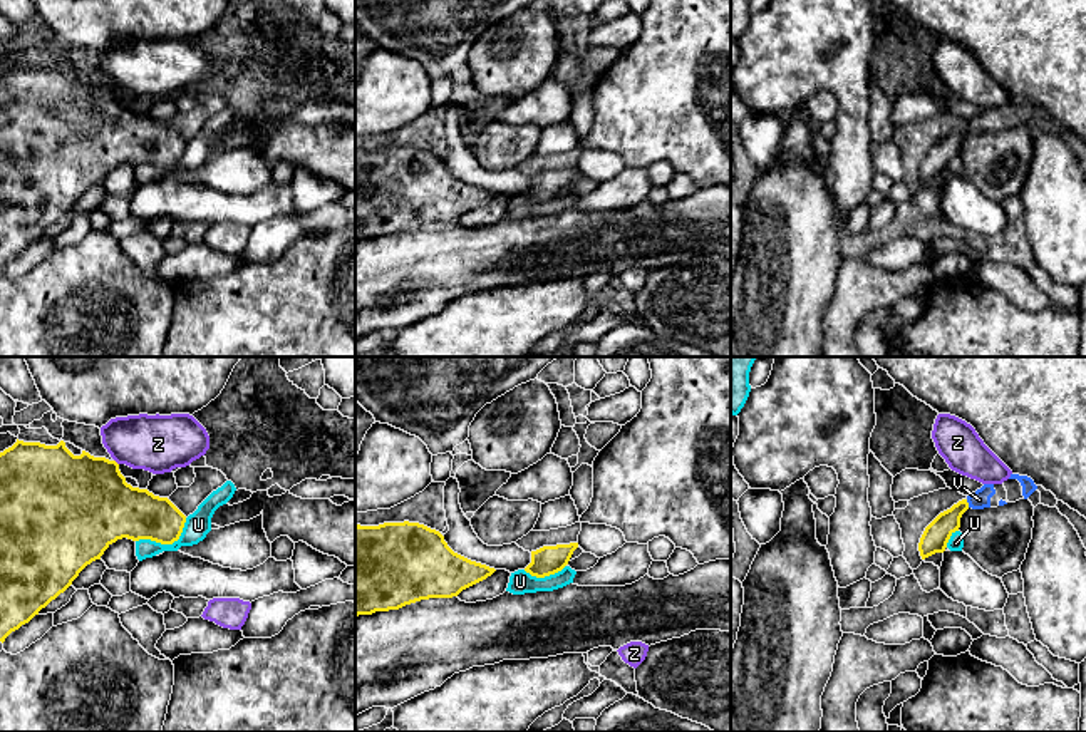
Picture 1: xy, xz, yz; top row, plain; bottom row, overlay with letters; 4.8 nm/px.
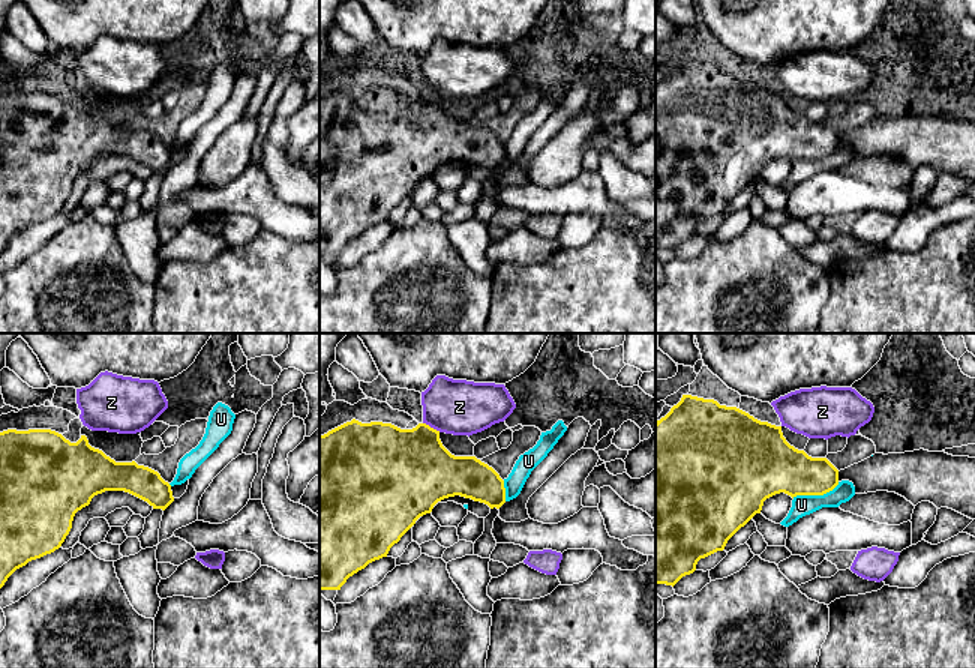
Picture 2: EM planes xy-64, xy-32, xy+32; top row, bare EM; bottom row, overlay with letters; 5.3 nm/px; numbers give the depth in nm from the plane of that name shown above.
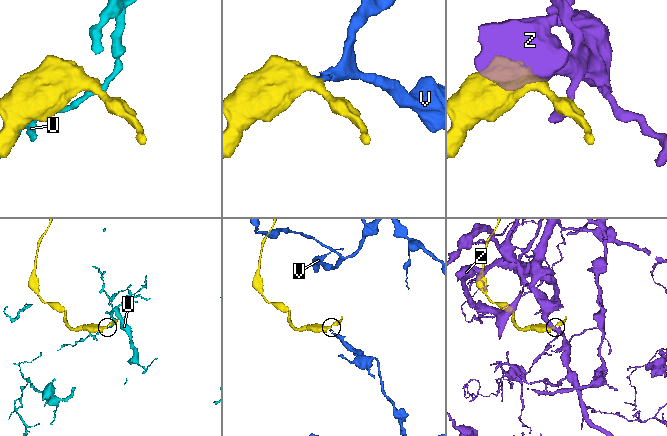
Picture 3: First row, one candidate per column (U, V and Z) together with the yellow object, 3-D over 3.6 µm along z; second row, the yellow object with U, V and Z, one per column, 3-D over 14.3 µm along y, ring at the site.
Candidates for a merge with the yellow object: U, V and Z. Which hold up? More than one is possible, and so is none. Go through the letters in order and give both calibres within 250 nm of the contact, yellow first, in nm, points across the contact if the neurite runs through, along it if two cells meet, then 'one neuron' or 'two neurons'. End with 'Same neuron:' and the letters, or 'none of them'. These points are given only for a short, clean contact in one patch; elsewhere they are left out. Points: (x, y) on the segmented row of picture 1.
U: 240/120 nm | along xy (186, 518), (181, 535), (171, 543), (136, 541) | two neurons
V: 130/90 nm | across yz (936, 536), (967, 503), (979, 500) | one neuron
Z: 460/280 nm | two neurons
Same neuron: V

